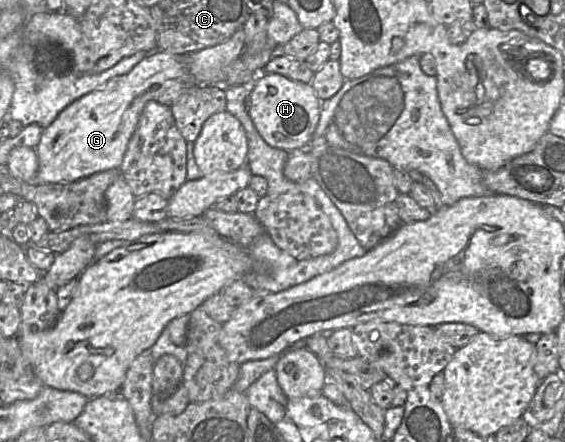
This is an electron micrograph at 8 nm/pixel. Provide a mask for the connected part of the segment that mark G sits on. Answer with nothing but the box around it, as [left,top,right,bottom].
[29,50,197,184]

